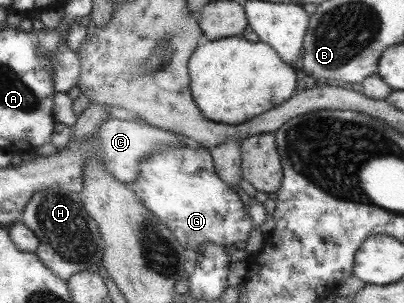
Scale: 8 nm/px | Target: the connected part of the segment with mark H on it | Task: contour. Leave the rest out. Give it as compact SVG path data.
M39 190L30 197L19 217L19 221L38 239L34 254L41 264L65 282L75 273L95 270L100 265L97 261L102 257L104 241L82 204L80 195L69 190Z

